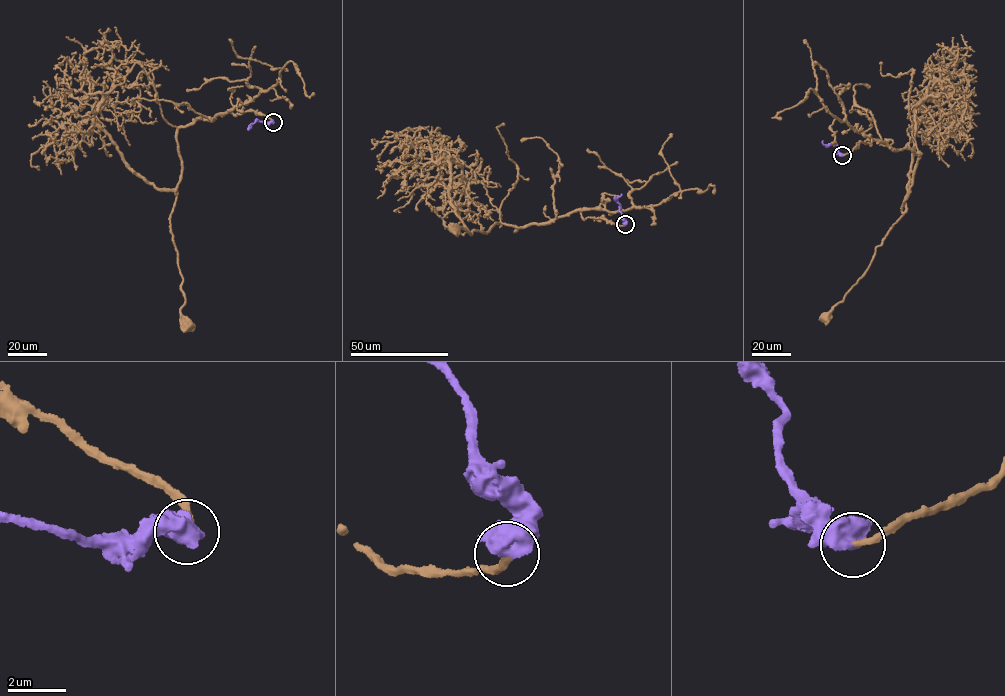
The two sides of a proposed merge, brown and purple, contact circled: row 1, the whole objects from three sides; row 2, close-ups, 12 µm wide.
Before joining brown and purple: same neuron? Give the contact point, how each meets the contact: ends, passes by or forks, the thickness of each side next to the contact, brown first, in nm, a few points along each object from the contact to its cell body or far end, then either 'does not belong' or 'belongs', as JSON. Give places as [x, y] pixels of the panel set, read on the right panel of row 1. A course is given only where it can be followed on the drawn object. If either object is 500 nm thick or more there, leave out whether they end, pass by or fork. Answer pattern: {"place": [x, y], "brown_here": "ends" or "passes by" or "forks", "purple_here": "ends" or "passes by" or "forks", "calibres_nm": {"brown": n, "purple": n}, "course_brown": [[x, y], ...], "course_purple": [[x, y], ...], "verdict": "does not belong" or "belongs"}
{"place": [842, 155], "calibres_nm": {"brown": 220, "purple": 550}, "course_brown": [[842, 155], [861, 141], [871, 144], [870, 137], [919, 158], [903, 215], [826, 318]], "course_purple": [[842, 155], [836, 145], [827, 146], [823, 140]], "verdict": "belongs"}

